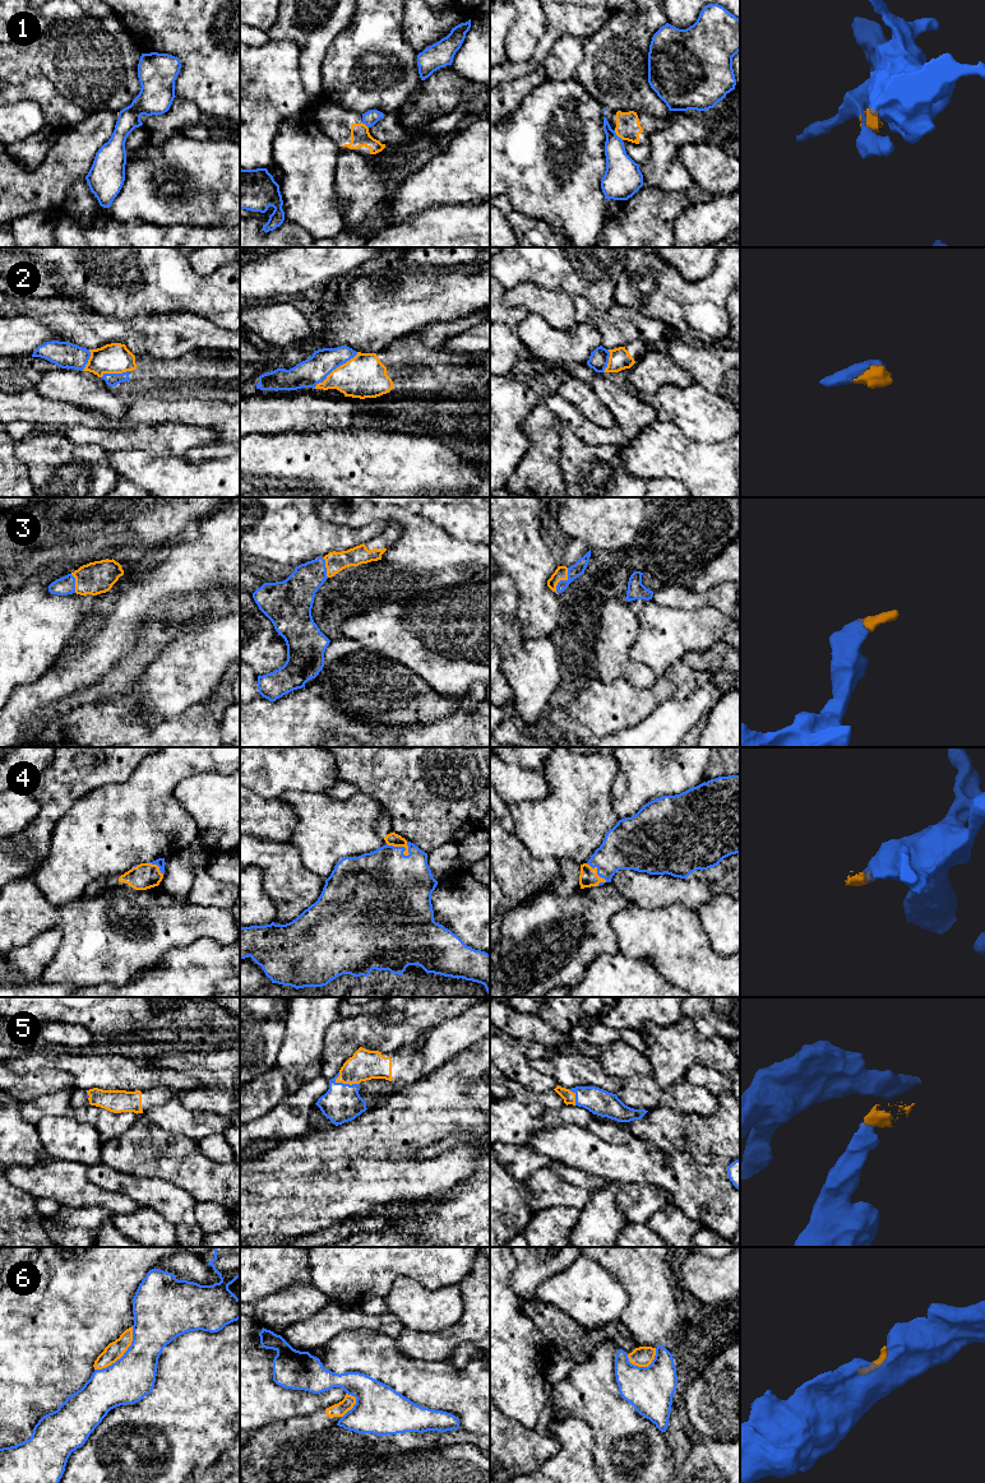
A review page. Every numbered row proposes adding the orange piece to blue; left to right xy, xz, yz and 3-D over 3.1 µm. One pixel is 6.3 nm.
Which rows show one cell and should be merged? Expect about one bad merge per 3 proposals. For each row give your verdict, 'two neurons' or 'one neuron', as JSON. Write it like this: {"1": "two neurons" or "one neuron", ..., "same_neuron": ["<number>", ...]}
{"1": "two neurons", "2": "one neuron", "3": "one neuron", "4": "one neuron", "5": "one neuron", "6": "two neurons", "same_neuron": ["2", "3", "4", "5"]}

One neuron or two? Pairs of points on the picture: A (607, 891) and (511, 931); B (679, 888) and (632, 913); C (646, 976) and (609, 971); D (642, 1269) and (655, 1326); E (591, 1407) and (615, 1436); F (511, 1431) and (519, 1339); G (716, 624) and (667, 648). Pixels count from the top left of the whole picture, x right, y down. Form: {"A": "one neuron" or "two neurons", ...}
{"A": "one neuron", "B": "two neurons", "C": "one neuron", "D": "one neuron", "E": "one neuron", "F": "two neurons", "G": "one neuron"}

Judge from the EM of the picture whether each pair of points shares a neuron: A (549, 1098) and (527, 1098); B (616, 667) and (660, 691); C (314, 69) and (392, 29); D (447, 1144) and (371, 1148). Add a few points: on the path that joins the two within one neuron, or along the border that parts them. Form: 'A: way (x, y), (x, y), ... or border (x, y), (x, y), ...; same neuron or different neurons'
A: way (544, 1098), (532, 1098); same neuron
B: border (659, 676), (648, 687), (634, 687), (622, 679); different neurons
C: border (334, 38), (327, 50), (322, 65), (322, 94); different neurons
D: border (458, 1134), (421, 1146), (414, 1154); different neurons

